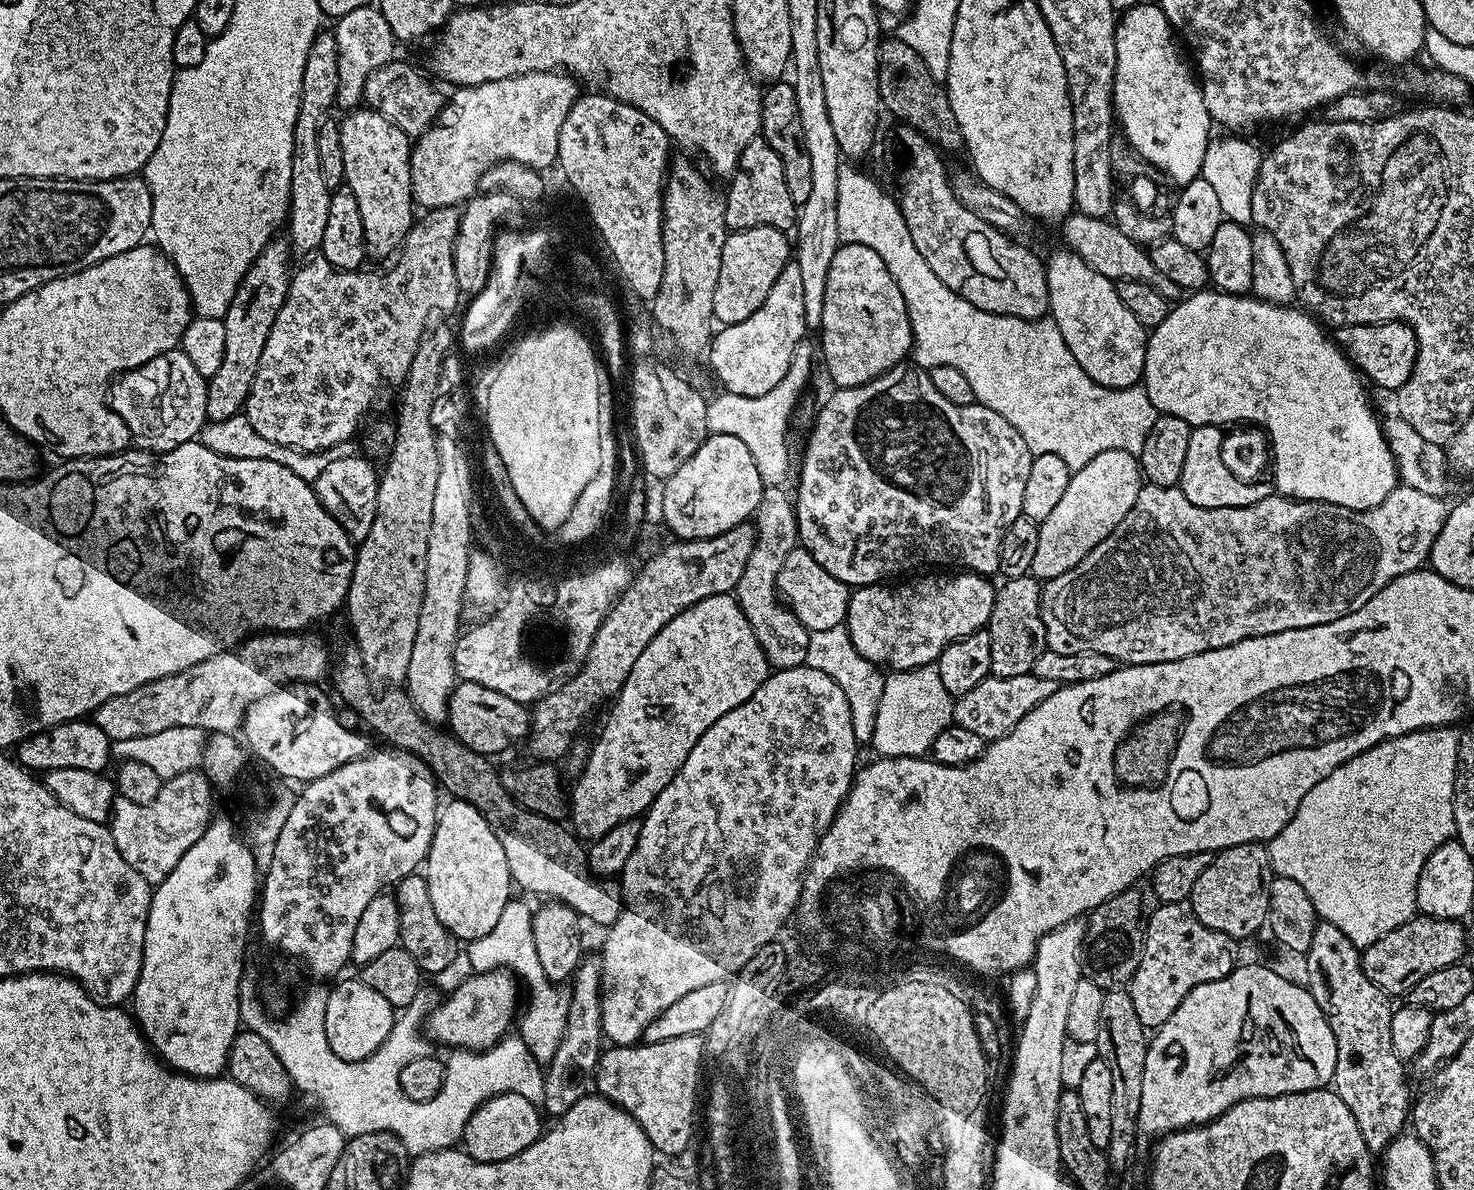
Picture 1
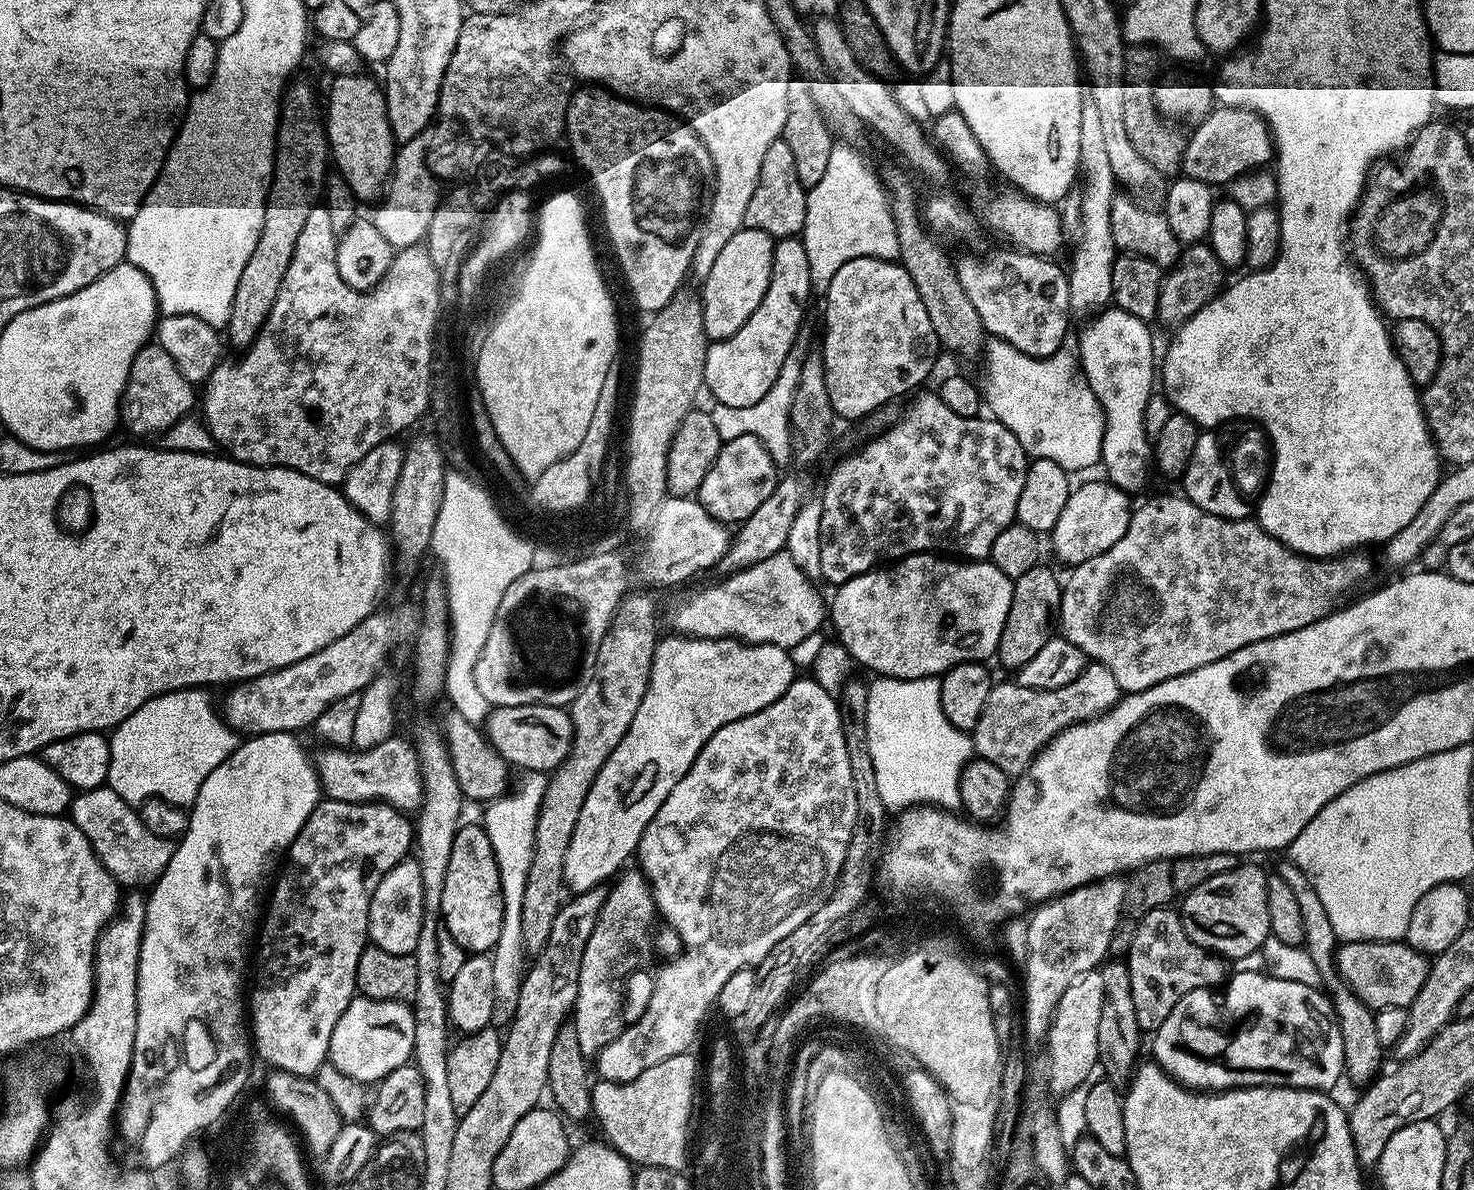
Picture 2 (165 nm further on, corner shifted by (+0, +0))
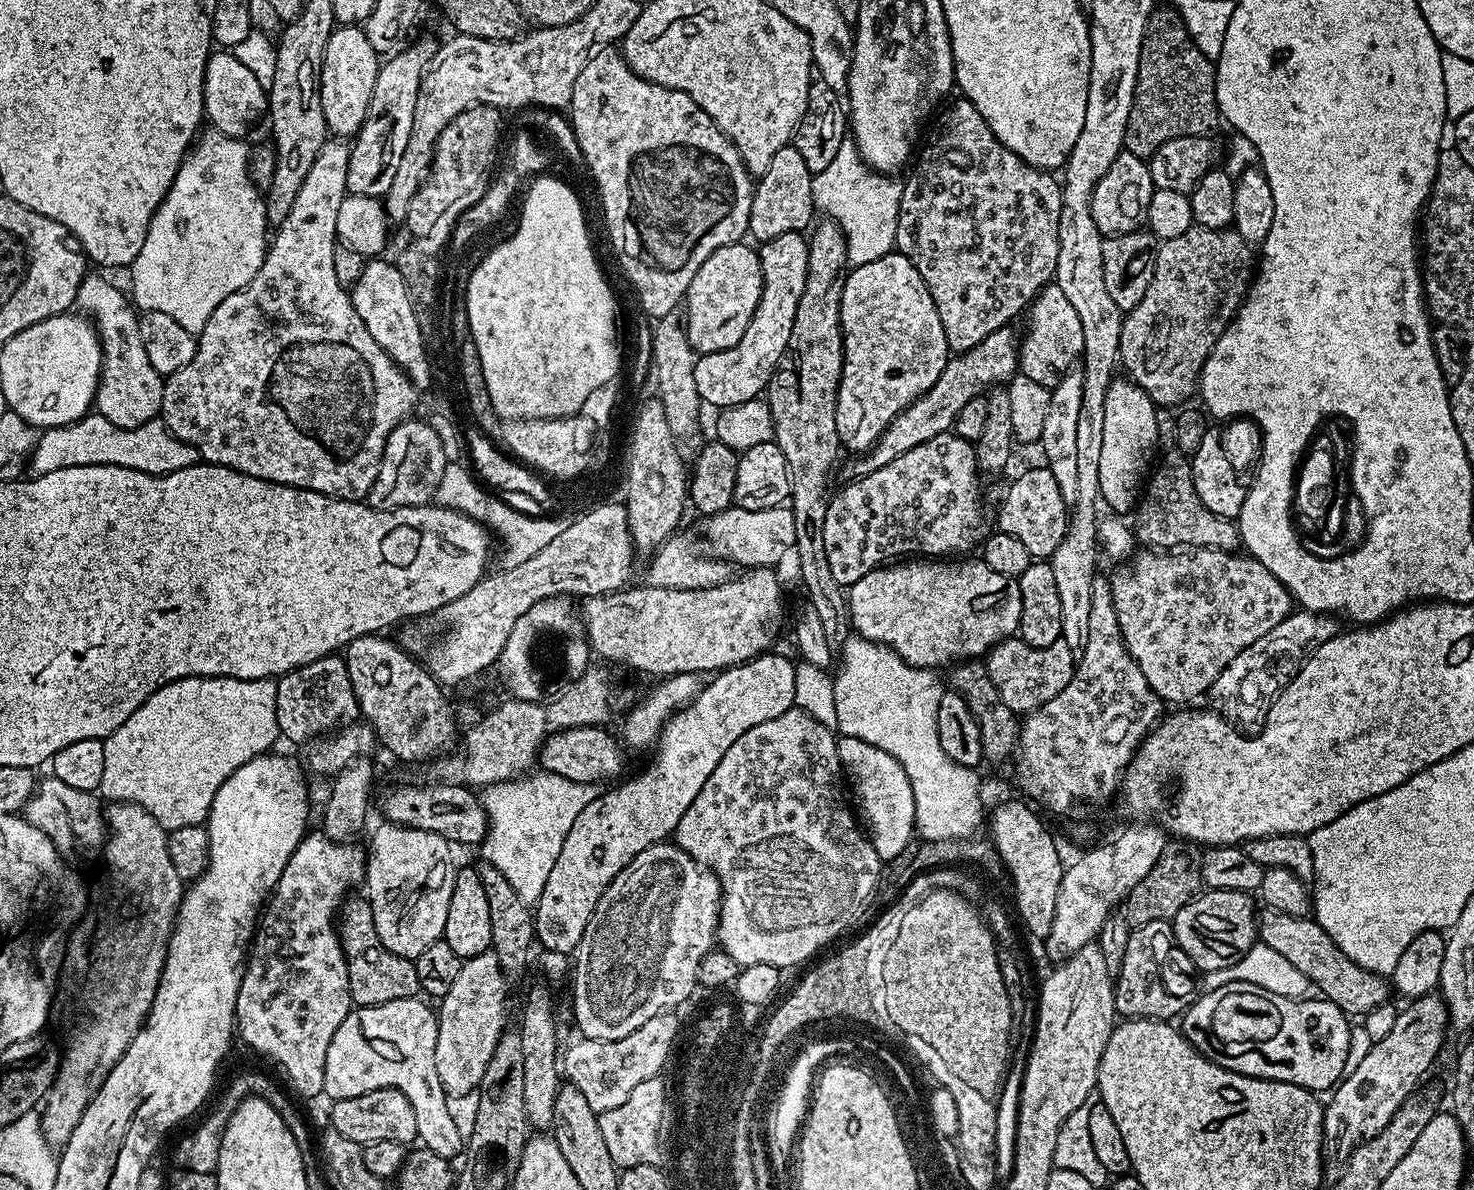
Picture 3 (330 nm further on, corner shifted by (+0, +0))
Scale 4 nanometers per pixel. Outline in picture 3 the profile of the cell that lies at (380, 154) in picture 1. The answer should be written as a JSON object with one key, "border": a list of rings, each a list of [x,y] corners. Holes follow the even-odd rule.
{"border":[[[340,26],[330,34],[320,71],[320,97],[322,114],[326,114],[328,130],[333,137],[352,138],[360,131],[381,63],[381,57],[374,46],[370,46],[370,38],[366,38],[363,27]]]}

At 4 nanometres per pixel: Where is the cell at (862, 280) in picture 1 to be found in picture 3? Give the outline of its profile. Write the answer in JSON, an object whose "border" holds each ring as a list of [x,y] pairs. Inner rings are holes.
{"border":[[[895,250],[886,253],[882,258],[874,258],[874,262],[857,264],[845,275],[840,325],[844,339],[844,365],[842,366],[841,384],[837,390],[835,421],[837,422],[838,438],[845,449],[848,450],[849,448],[850,451],[856,452],[852,454],[863,454],[869,452],[879,442],[880,435],[890,427],[897,414],[904,408],[909,408],[919,396],[926,394],[926,390],[930,390],[930,386],[934,386],[934,382],[938,382],[942,370],[950,359],[950,349],[946,342],[942,318],[938,318],[938,310],[934,306],[934,298],[930,298],[930,290],[926,286],[926,282],[918,274],[914,262],[910,262],[910,258],[906,258],[902,253]]]}

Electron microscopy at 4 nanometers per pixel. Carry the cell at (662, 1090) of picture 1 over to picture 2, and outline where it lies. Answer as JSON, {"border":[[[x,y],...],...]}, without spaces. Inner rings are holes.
{"border":[[[691,1051],[674,1054],[674,1058],[666,1058],[666,1062],[658,1062],[658,1066],[650,1066],[650,1070],[642,1070],[642,1074],[638,1074],[638,1078],[634,1078],[625,1084],[602,1079],[597,1079],[592,1084],[592,1116],[594,1120],[600,1123],[600,1128],[604,1131],[603,1139],[611,1144],[613,1148],[617,1148],[633,1165],[640,1168],[665,1168],[671,1172],[684,1172],[689,1167],[688,1123],[692,1120],[692,1103],[696,1100],[696,1060],[692,1055]]]}

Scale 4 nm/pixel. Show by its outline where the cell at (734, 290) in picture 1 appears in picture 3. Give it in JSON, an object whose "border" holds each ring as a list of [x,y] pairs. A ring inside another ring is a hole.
{"border":[[[748,242],[722,246],[698,266],[698,274],[694,274],[686,297],[686,327],[690,346],[696,353],[726,350],[746,334],[746,326],[750,326],[750,318],[754,318],[764,285],[760,253],[751,246]]]}

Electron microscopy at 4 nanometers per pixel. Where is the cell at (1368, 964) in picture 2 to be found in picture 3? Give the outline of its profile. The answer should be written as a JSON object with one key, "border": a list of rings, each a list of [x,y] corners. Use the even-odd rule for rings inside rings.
{"border":[[[1271,910],[1261,911],[1258,916],[1258,940],[1275,953],[1282,954],[1283,958],[1305,975],[1313,989],[1320,991],[1317,993],[1323,999],[1334,1002],[1334,1006],[1342,1009],[1349,1018],[1363,1018],[1367,1012],[1374,1010],[1374,1006],[1389,1003],[1389,981],[1377,972],[1366,970],[1358,966],[1358,962],[1346,958],[1346,954],[1338,950],[1334,938],[1330,938],[1330,934],[1322,930],[1315,918],[1291,916]]]}

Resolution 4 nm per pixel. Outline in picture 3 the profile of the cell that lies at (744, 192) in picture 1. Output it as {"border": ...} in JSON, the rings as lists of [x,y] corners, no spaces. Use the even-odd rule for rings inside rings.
{"border":[[[795,146],[783,148],[778,150],[778,154],[774,154],[770,167],[766,169],[766,174],[758,177],[754,184],[748,223],[748,230],[753,241],[773,240],[778,238],[778,234],[803,233],[813,223],[813,175],[810,170],[806,170],[806,161],[802,159],[802,154],[798,154]]]}

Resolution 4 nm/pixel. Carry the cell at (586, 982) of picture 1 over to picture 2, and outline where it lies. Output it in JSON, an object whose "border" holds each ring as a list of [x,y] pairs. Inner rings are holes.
{"border":[[[639,869],[623,871],[608,891],[599,912],[598,922],[583,951],[579,967],[578,998],[573,1008],[572,1023],[582,1054],[595,1057],[626,1027],[620,1012],[624,979],[642,967],[652,956],[654,920],[658,918],[652,888]]]}

